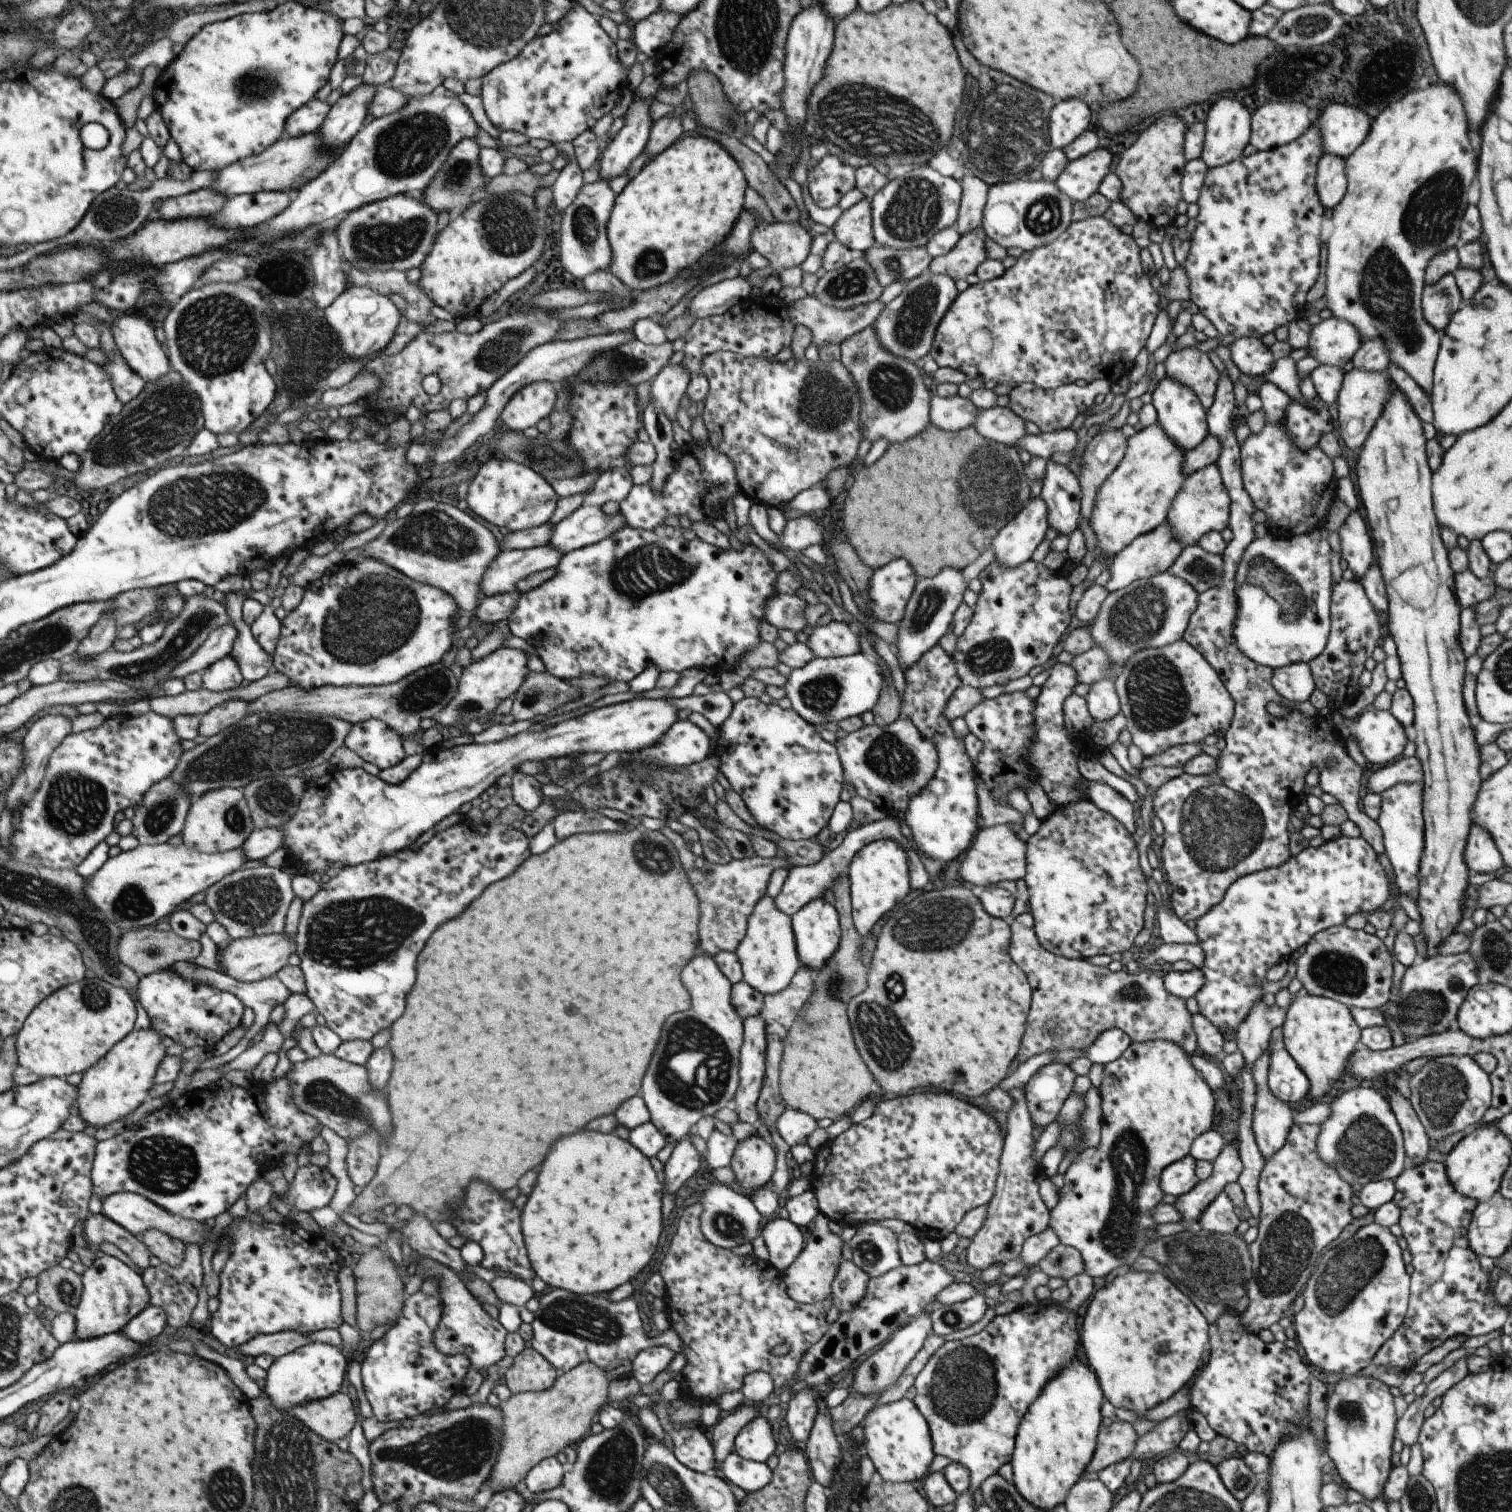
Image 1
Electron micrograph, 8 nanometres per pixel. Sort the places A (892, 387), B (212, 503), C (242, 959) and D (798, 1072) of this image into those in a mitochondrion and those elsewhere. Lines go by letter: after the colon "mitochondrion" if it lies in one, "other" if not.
A: mitochondrion
B: mitochondrion
C: other
D: other

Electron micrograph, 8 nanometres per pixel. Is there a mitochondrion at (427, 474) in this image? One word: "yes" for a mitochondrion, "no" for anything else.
no

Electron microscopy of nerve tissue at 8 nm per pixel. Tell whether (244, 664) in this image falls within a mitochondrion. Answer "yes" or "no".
no

